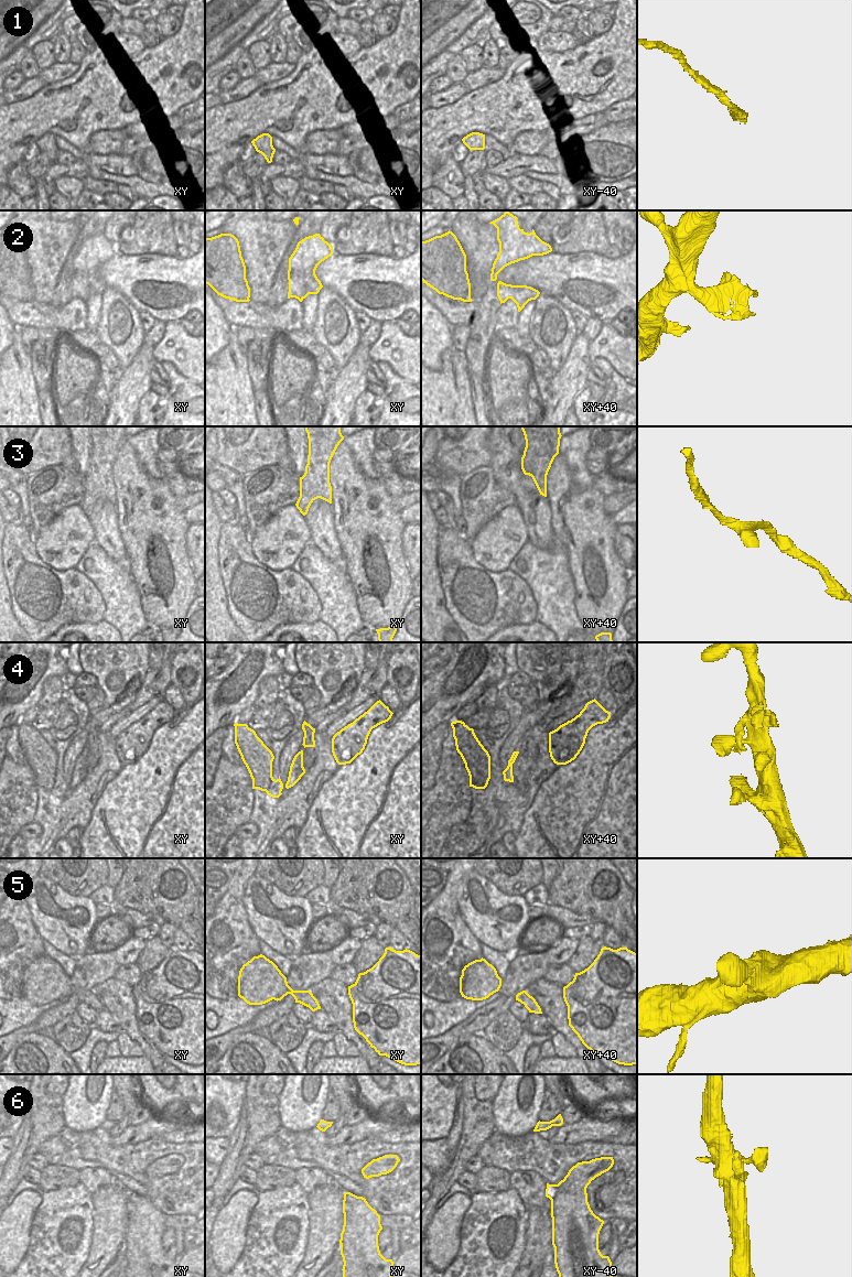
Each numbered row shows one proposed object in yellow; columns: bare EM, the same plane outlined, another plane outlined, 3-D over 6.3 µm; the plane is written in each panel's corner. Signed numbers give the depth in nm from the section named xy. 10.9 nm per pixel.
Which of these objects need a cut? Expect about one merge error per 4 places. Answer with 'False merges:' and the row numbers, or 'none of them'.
False merges: none of them.

